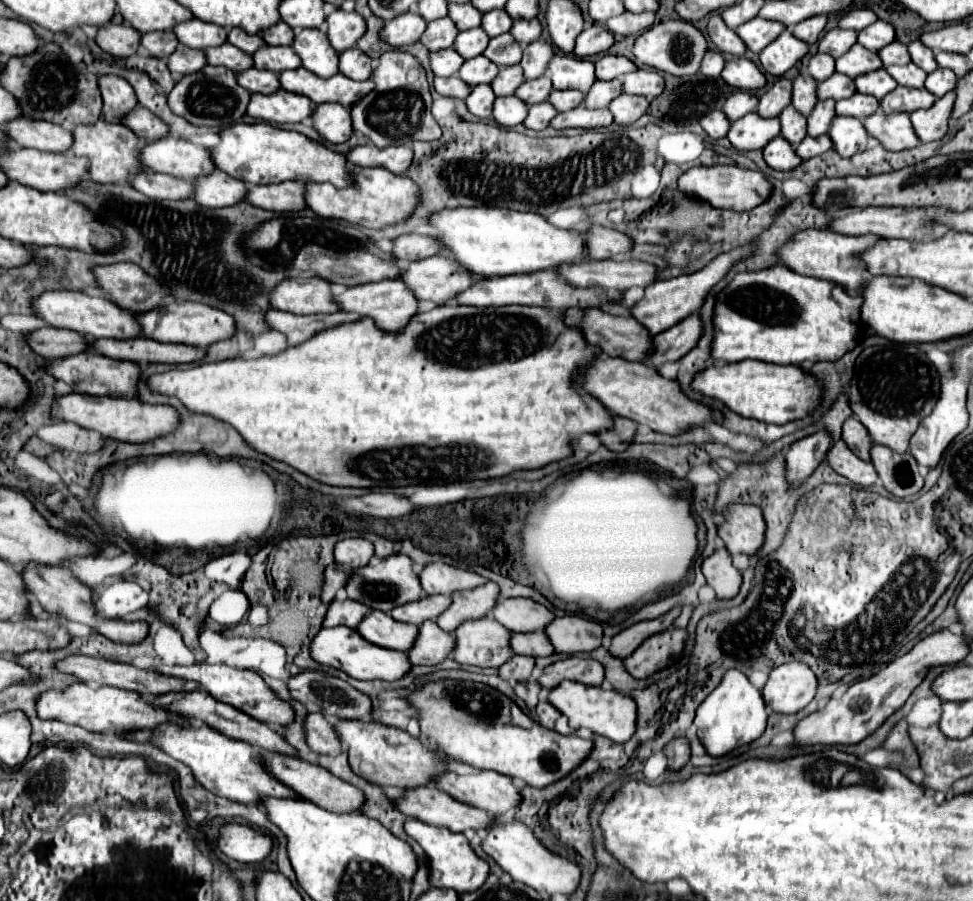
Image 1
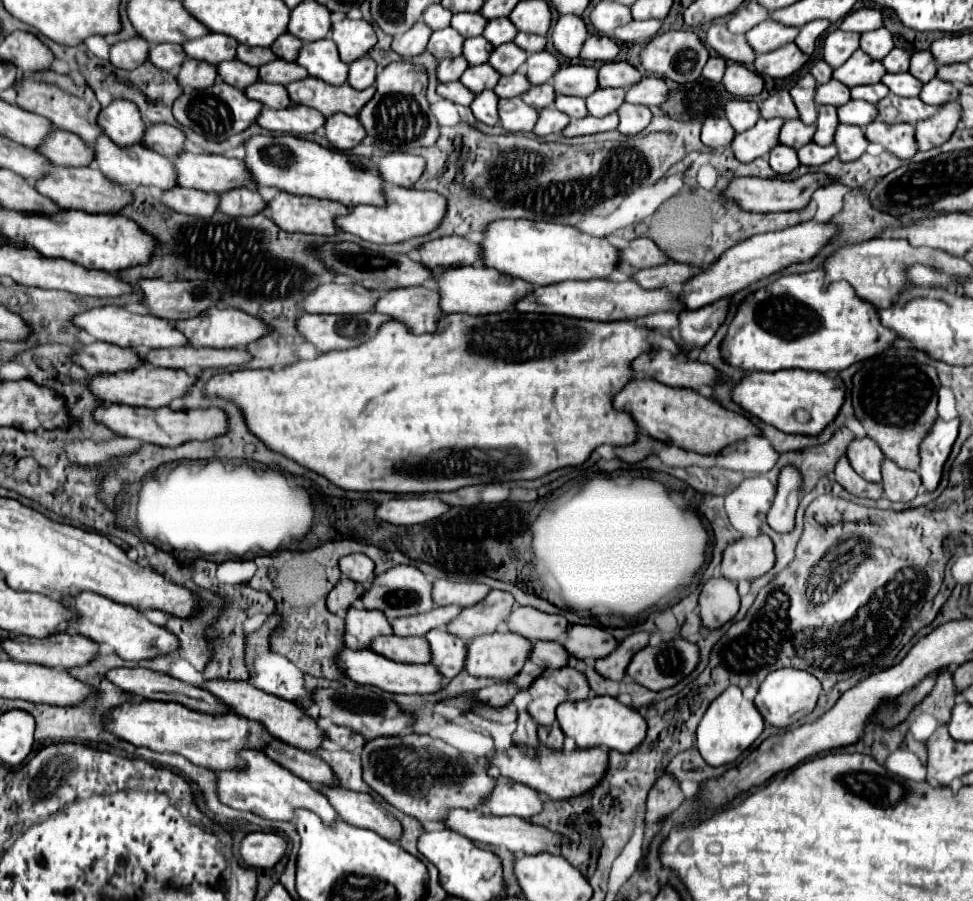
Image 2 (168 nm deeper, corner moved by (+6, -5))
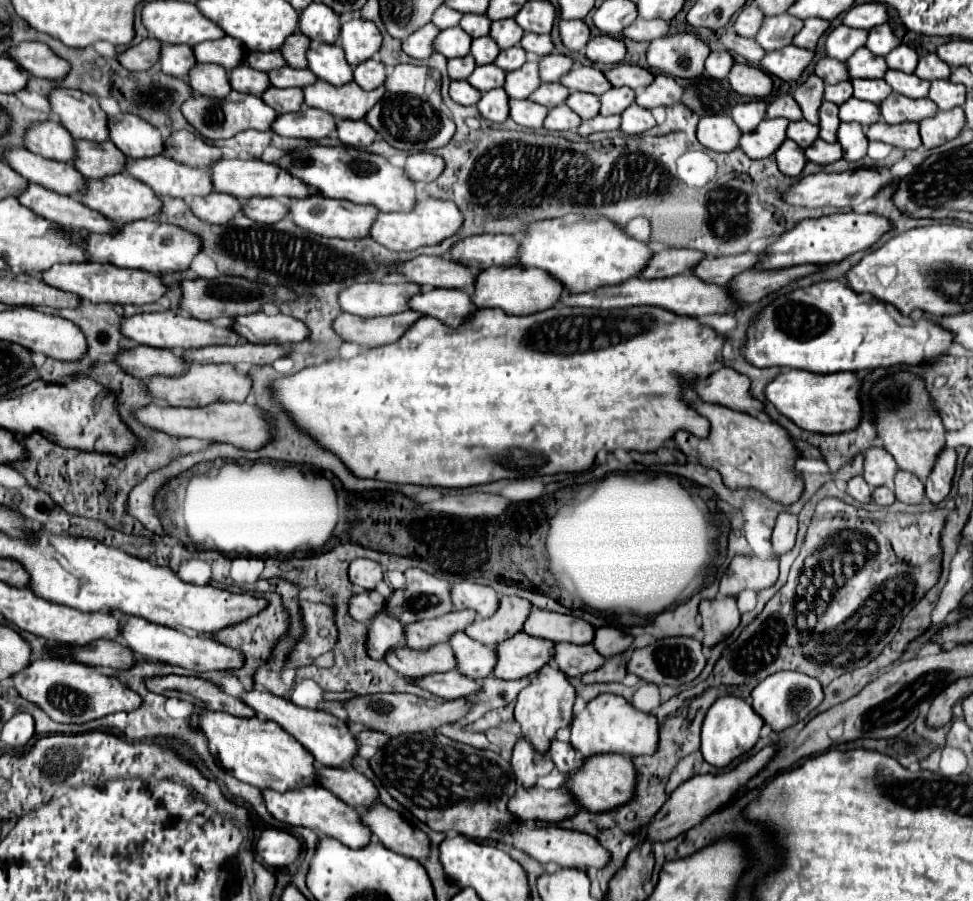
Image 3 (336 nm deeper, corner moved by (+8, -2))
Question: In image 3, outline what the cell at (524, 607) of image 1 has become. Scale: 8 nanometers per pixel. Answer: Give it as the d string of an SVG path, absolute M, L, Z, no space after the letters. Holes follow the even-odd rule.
M532 608L524 632L536 638L546 638L552 642L572 642L572 644L590 644L594 640L594 626L582 618L566 616L558 612L548 612Z

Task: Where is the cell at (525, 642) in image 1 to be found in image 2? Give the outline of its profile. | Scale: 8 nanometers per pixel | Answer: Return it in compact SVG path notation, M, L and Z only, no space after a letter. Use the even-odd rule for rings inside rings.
M534 641L528 659L542 669L548 669L548 667L558 669L558 667L568 665L570 657L564 651L564 647L556 641Z

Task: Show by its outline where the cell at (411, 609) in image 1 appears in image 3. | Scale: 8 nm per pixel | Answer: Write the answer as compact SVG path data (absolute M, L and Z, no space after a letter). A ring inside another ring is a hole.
M456 610L434 620L422 620L406 626L406 642L412 650L426 650L440 642L448 642L452 634L464 632L476 620L476 612Z

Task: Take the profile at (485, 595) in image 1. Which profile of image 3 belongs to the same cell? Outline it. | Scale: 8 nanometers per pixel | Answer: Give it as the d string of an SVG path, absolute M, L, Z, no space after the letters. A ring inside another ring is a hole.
M500 596L498 612L490 618L478 618L470 628L466 628L466 634L486 646L494 646L518 634L530 610L532 604L528 600L518 596Z

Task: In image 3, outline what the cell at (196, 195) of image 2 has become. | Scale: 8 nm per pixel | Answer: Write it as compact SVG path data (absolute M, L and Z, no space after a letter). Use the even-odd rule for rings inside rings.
M212 190L206 198L192 198L188 200L190 208L194 208L194 214L200 220L206 220L208 224L228 224L236 214L242 212L242 202L230 194L222 194Z

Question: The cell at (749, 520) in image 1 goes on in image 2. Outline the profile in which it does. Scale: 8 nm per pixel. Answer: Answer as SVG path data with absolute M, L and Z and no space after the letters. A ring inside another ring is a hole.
M758 535L752 539L736 539L724 549L722 577L742 581L756 579L764 575L774 565L774 545L768 535Z

